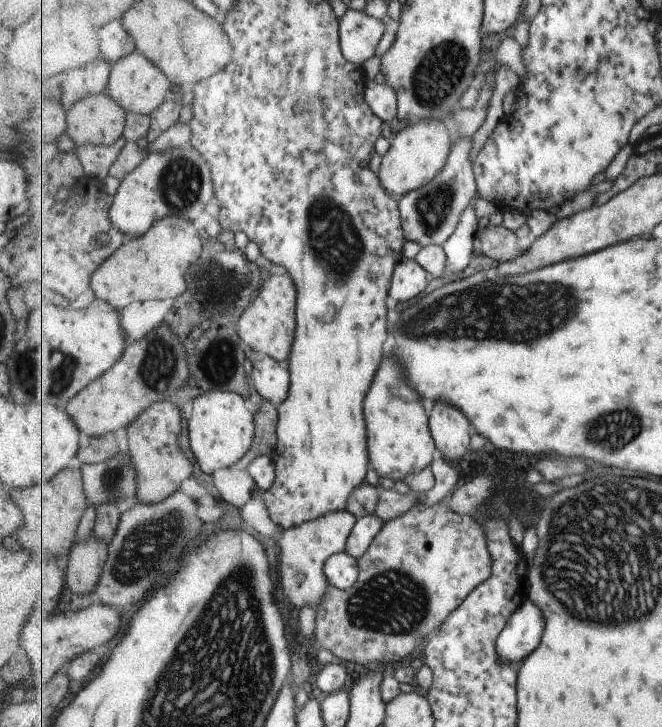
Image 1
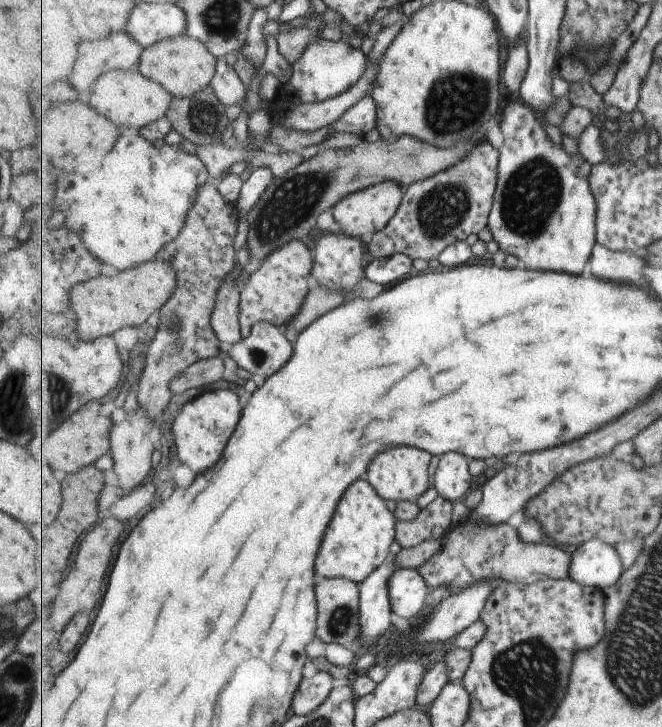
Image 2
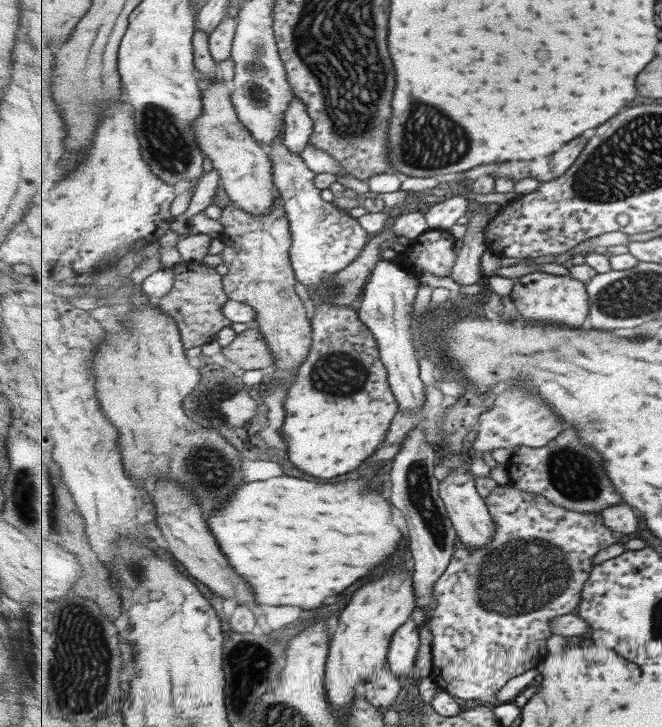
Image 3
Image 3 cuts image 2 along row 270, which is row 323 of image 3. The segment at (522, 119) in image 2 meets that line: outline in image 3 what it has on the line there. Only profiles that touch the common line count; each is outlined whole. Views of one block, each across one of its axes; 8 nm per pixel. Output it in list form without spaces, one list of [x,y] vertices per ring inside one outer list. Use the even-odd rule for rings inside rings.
[[[536,271],[518,278],[510,299],[515,304],[519,316],[528,321],[581,328],[587,314],[590,314],[590,295],[586,285],[586,282],[572,276],[557,276]]]

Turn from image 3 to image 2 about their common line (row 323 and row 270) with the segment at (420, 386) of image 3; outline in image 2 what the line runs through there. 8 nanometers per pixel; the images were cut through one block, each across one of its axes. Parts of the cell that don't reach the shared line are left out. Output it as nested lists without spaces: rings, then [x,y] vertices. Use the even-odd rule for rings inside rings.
[[[405,253],[389,258],[374,258],[367,266],[367,279],[378,282],[381,286],[393,286],[407,278],[413,272],[413,259]]]

